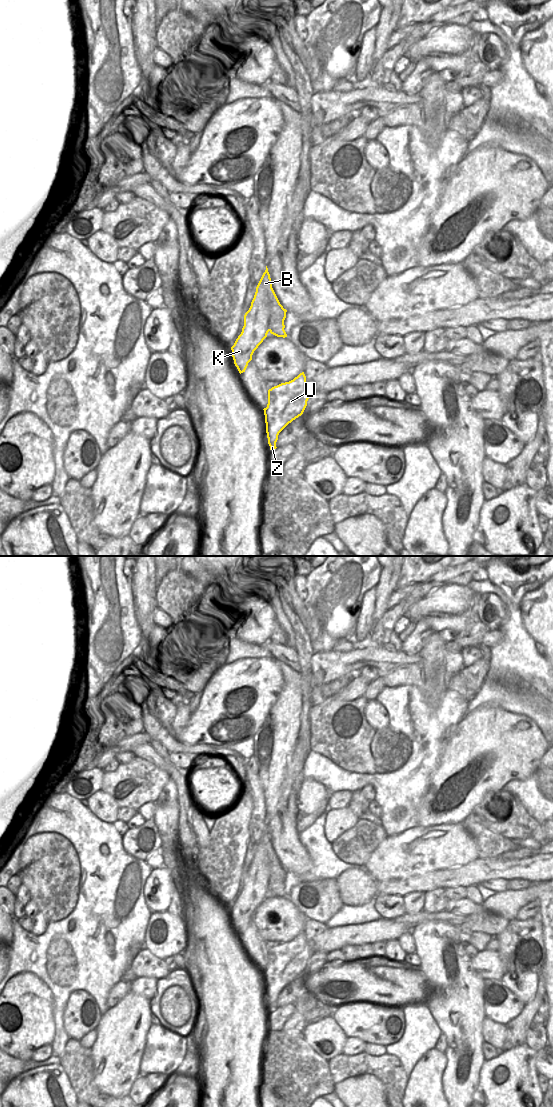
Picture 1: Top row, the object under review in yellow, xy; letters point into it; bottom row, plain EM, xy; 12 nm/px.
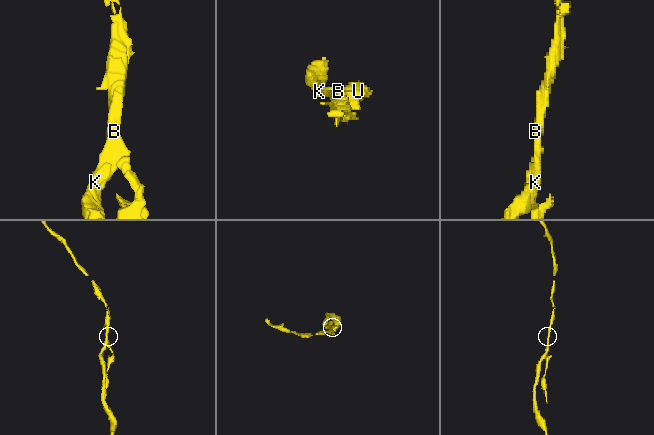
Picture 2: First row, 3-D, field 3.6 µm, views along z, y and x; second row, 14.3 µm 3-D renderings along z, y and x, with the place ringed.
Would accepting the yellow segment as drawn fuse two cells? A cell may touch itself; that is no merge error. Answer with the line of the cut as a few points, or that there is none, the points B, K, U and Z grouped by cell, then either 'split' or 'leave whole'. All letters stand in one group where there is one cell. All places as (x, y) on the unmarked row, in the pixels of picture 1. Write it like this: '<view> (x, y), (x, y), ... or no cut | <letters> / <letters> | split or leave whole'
xy (271, 847), (268, 852), (270, 860), (270, 884), (268, 890) | B K / U Z | split

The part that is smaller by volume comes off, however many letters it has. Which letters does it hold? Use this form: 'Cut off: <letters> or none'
Cut off: U, Z

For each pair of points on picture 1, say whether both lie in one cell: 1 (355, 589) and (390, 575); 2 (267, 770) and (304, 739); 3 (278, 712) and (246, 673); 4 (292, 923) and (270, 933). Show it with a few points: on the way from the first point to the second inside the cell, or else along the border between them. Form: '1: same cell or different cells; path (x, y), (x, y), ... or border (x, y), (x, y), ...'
1: different cells; border (382, 567), (378, 583), (375, 586)
2: different cells; border (299, 725), (287, 771)
3: different cells; border (283, 683), (276, 700), (261, 725)
4: same cell; path (287, 923), (280, 923), (275, 928)

